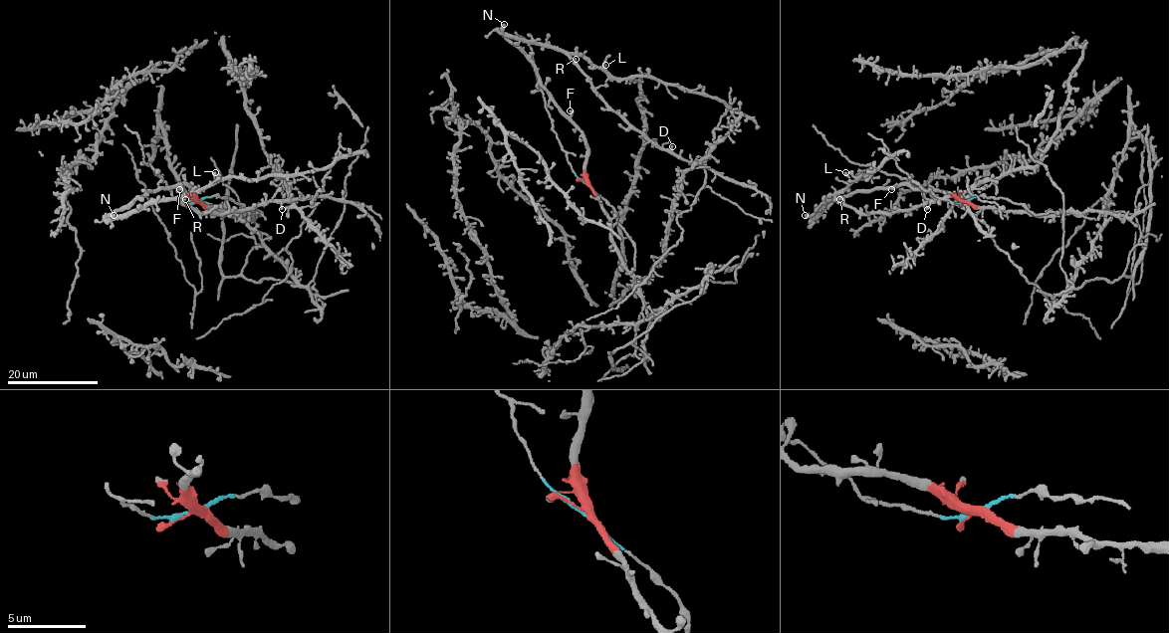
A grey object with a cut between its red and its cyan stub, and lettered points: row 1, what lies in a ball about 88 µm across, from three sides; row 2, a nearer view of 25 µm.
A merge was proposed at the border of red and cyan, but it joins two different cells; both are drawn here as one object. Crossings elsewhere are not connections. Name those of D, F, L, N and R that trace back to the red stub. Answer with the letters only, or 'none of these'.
D, F, L, N, R

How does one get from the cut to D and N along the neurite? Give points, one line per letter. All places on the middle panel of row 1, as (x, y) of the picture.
D: (586, 184), (583, 132), (542, 85), (536, 67), (500, 33), (560, 49), (614, 110), (661, 148), (672, 145)
N: (586, 184), (586, 143), (583, 132), (542, 85), (536, 67), (500, 30), (503, 24)

